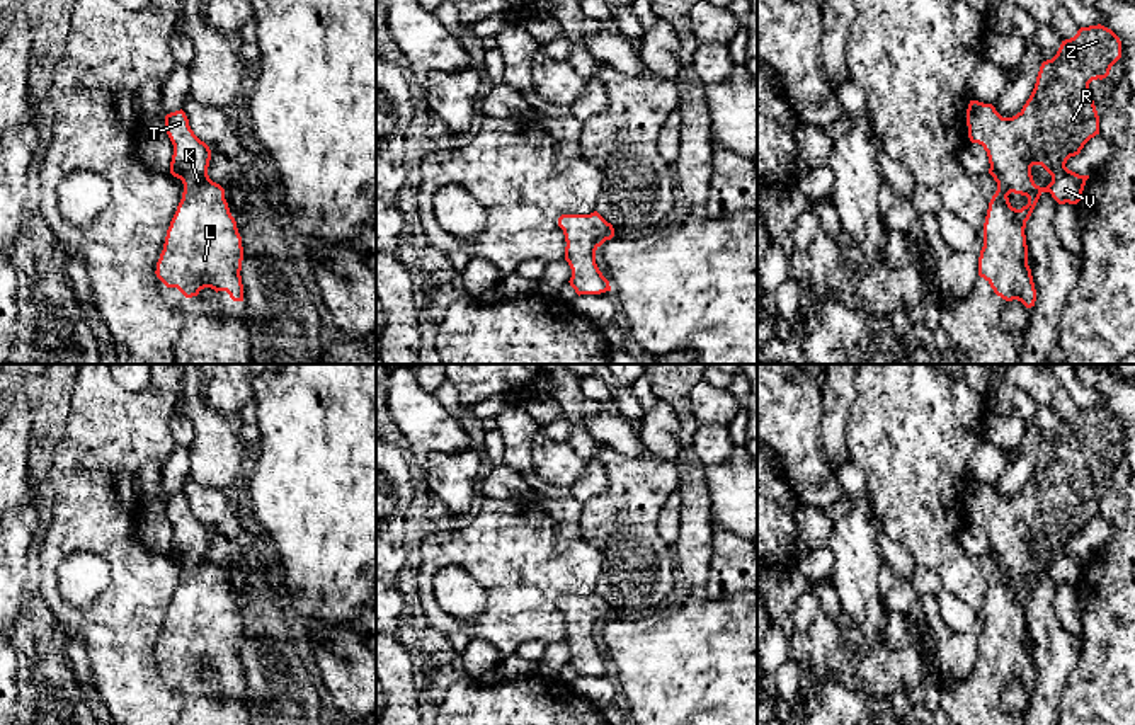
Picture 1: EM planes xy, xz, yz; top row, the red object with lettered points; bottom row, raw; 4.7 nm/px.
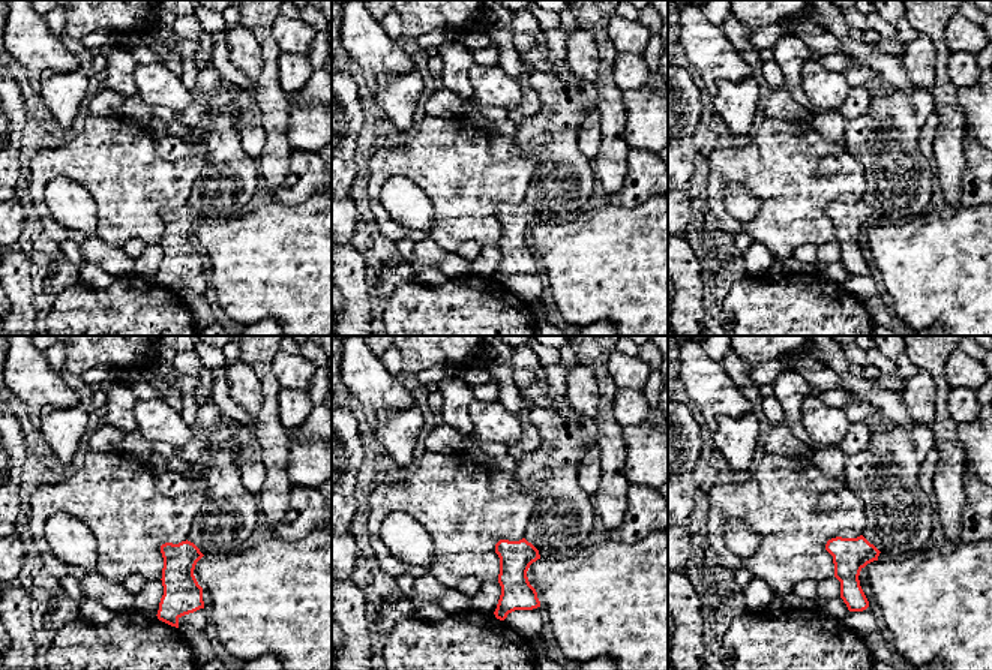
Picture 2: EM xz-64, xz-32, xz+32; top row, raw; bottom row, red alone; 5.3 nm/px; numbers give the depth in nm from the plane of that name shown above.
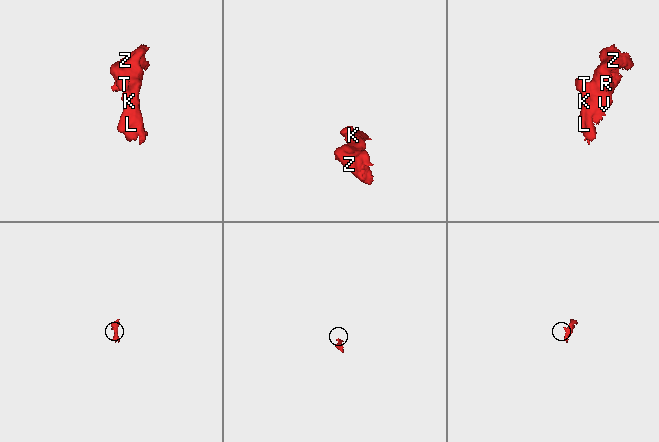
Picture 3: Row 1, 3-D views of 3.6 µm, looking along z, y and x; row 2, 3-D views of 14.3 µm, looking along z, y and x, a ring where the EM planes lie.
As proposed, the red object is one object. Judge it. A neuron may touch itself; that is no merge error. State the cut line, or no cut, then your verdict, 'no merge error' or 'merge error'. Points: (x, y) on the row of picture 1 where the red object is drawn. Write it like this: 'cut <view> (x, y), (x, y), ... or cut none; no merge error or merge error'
cut none; no merge error

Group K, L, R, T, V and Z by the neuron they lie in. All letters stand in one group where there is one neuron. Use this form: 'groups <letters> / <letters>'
groups K L R T V Z

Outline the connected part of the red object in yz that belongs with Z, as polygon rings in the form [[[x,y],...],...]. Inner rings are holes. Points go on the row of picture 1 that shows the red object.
[[[1101,24],[1081,27],[1074,37],[1062,41],[1052,60],[1041,63],[1035,88],[1016,116],[1002,117],[992,104],[968,104],[968,138],[987,151],[989,174],[997,182],[984,223],[978,276],[1006,301],[1035,306],[1026,221],[1043,192],[1058,204],[1081,201],[1089,175],[1079,175],[1065,163],[1099,134],[1089,83],[1106,78],[1120,58],[1121,41],[1111,29]],[[1033,165],[1052,175],[1047,187],[1035,184]],[[1011,192],[1026,196],[1028,204],[1012,208]]]

